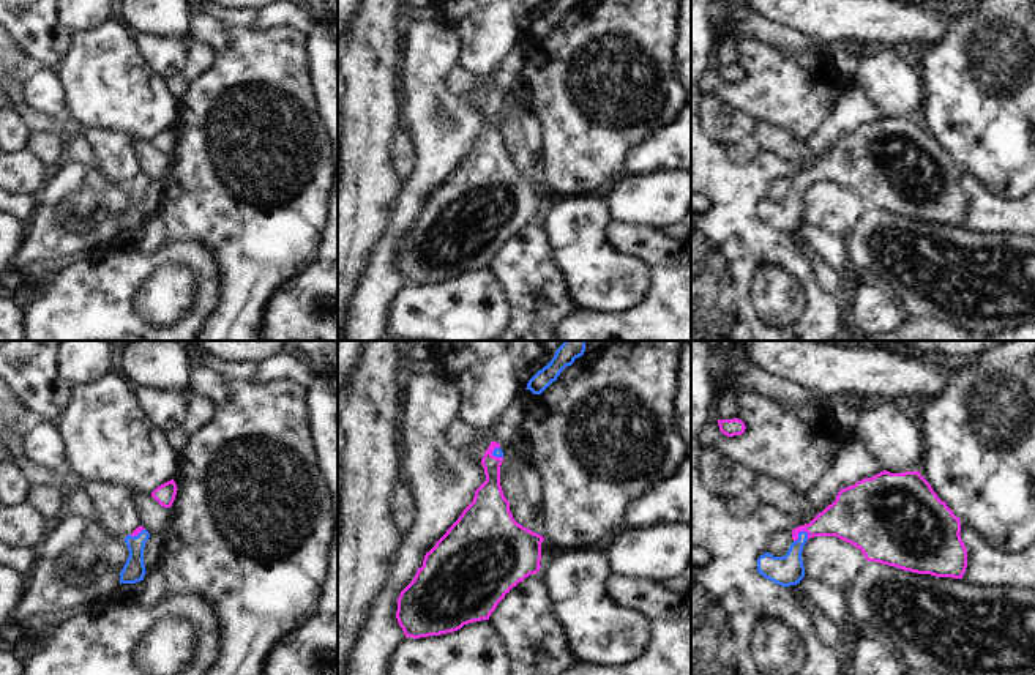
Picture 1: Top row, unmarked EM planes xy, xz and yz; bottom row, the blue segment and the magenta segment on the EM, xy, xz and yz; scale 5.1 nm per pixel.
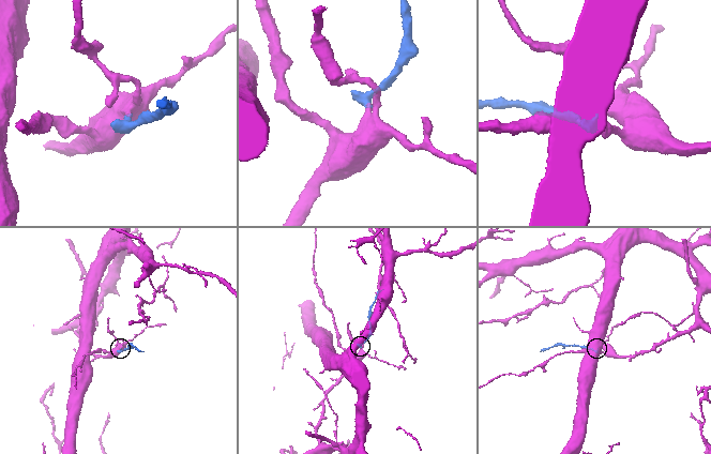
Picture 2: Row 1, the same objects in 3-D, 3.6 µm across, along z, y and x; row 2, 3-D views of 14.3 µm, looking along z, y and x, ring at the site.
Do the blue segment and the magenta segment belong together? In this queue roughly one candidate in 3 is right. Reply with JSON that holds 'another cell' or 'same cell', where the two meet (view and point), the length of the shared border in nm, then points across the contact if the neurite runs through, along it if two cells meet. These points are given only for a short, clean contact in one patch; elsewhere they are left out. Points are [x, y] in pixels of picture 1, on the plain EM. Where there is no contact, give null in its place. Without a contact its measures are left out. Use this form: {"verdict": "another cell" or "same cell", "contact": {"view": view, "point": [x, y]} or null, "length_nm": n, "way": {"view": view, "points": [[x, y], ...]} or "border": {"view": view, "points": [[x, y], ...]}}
{"verdict": "same cell", "contact": {"view": "yz", "point": [799, 180]}, "length_nm": 90, "way": {"view": "yz", "points": [[788, 216], [799, 190], [799, 180], [844, 164]]}}

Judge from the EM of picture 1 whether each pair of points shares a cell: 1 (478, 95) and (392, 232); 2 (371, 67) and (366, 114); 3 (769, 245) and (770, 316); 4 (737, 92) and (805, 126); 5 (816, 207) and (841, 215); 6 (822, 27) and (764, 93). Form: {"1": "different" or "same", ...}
{"1": "different", "2": "same", "3": "different", "4": "same", "5": "same", "6": "different"}

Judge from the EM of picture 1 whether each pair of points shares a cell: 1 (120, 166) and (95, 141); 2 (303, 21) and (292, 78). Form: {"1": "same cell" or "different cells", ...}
{"1": "same cell", "2": "different cells"}

